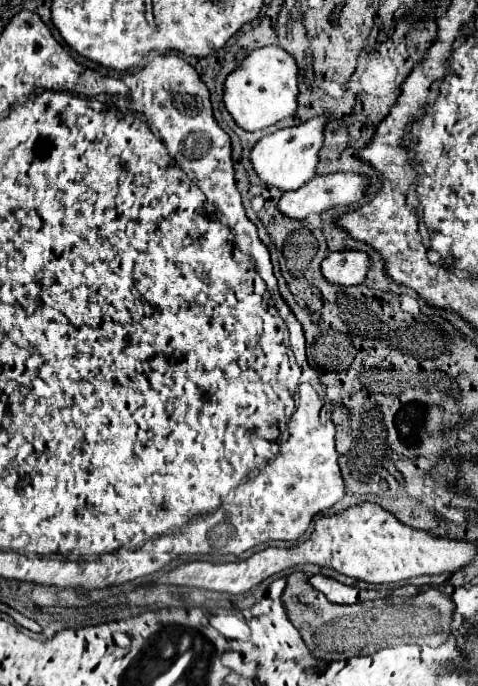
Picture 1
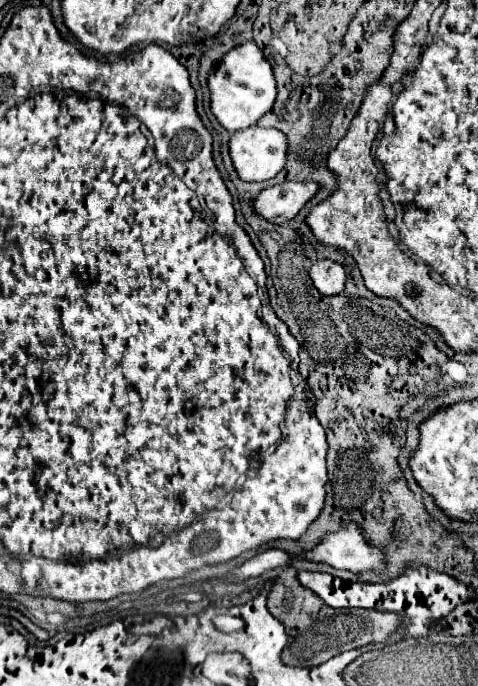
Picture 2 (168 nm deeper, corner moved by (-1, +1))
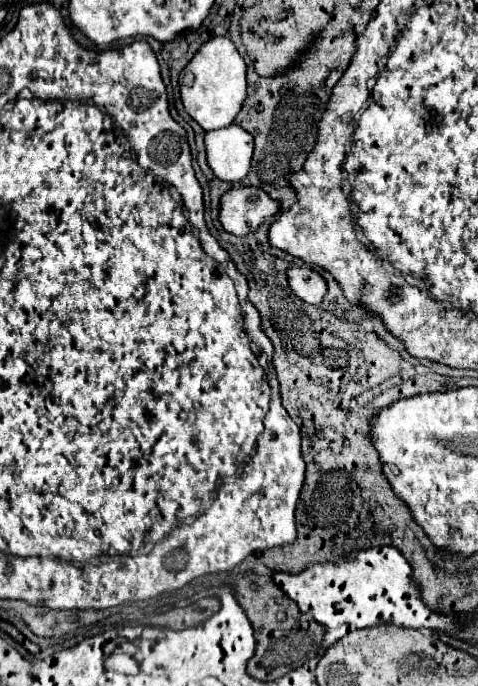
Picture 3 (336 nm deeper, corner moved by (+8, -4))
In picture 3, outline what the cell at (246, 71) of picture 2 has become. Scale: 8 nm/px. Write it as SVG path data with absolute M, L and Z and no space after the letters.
M215 37L201 45L189 61L187 71L195 75L193 85L181 87L181 99L187 113L205 129L215 131L233 125L247 99L247 65L229 37Z

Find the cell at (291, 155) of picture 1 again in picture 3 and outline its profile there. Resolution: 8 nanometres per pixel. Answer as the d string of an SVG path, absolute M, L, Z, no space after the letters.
M239 125L205 133L207 163L221 181L239 183L251 171L253 135Z

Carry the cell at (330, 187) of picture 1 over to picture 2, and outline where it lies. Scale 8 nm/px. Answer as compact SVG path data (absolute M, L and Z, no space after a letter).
M282 182L258 192L252 200L252 208L258 216L272 224L284 224L292 220L300 208L316 194L314 182Z

